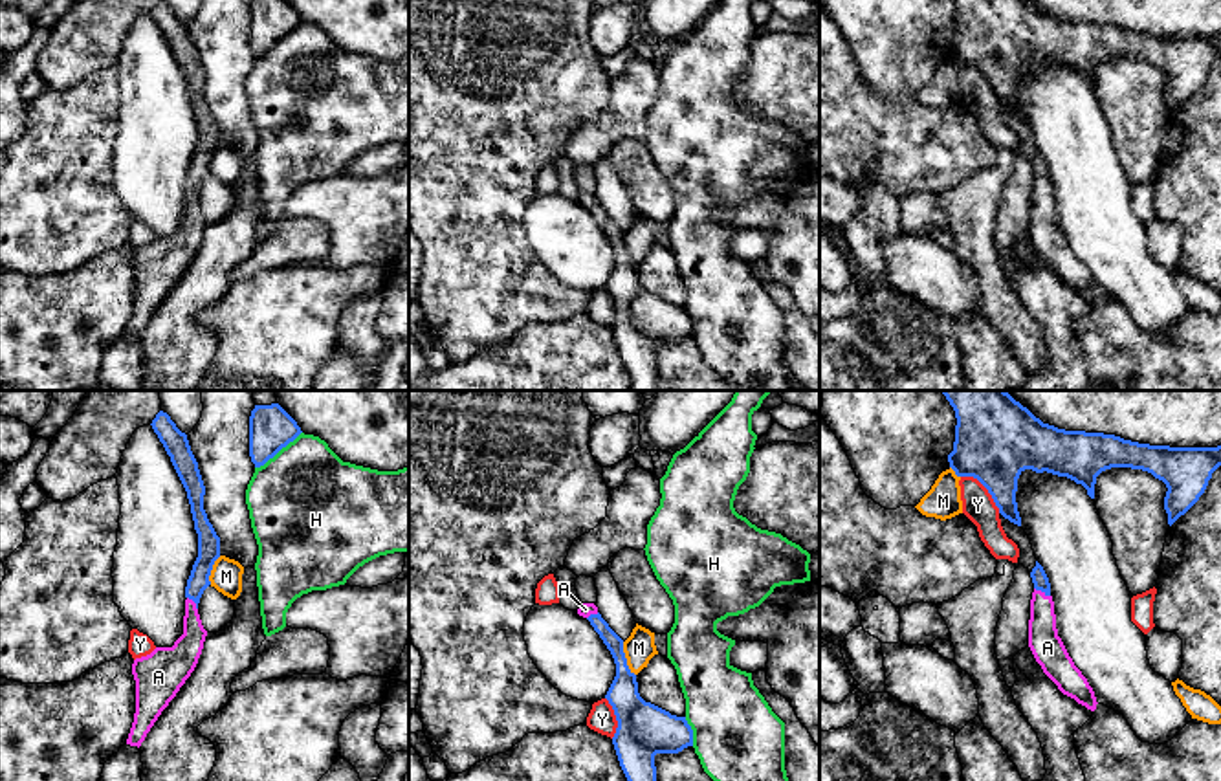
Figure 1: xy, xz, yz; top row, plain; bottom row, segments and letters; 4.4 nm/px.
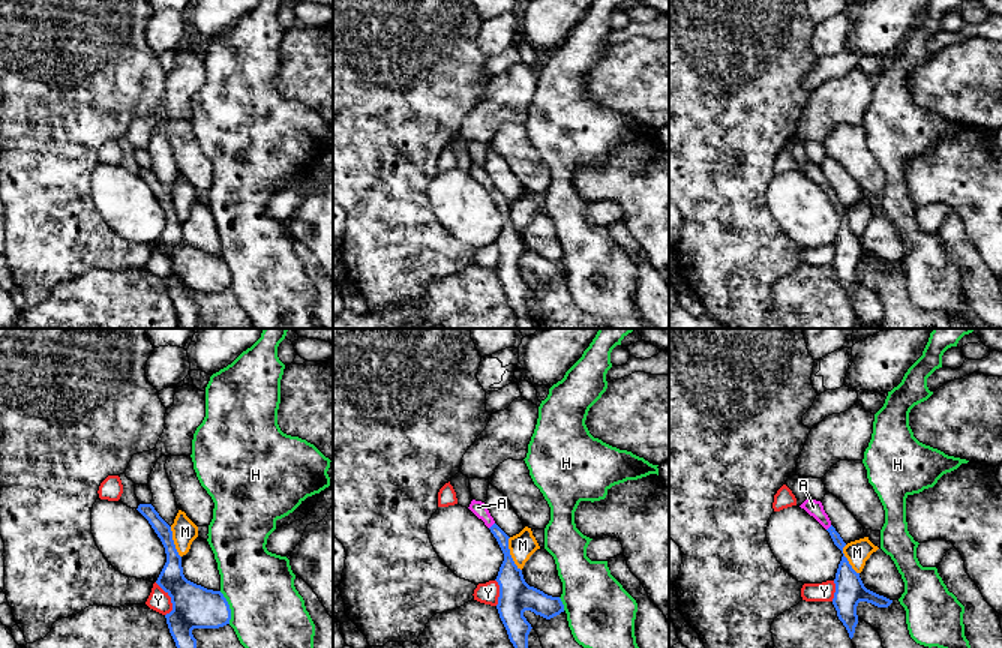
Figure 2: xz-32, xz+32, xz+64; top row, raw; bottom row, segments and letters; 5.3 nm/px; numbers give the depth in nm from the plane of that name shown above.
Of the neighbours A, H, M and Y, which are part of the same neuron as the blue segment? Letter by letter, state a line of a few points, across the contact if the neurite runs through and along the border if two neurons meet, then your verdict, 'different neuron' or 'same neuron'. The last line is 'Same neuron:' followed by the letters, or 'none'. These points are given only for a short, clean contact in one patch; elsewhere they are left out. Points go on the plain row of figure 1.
A: line yz (1040, 169), (1042, 180), (1042, 226), (1047, 237); same neuron
H: different neuron
M: different neuron
Y: different neuron
Same neuron: A

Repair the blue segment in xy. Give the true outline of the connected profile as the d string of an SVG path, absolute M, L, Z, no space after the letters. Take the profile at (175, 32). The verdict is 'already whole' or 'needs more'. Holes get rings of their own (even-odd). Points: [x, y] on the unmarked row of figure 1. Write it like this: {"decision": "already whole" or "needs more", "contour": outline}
{"decision": "needs more", "contour": "M163 0L156 4L150 15L187 81L198 123L198 147L185 176L183 224L172 236L156 236L150 244L136 248L132 253L136 302L126 334L138 337L198 253L207 226L198 204L198 192L204 180L211 174L209 165L220 147L220 126L204 99L205 75L187 24Z"}

